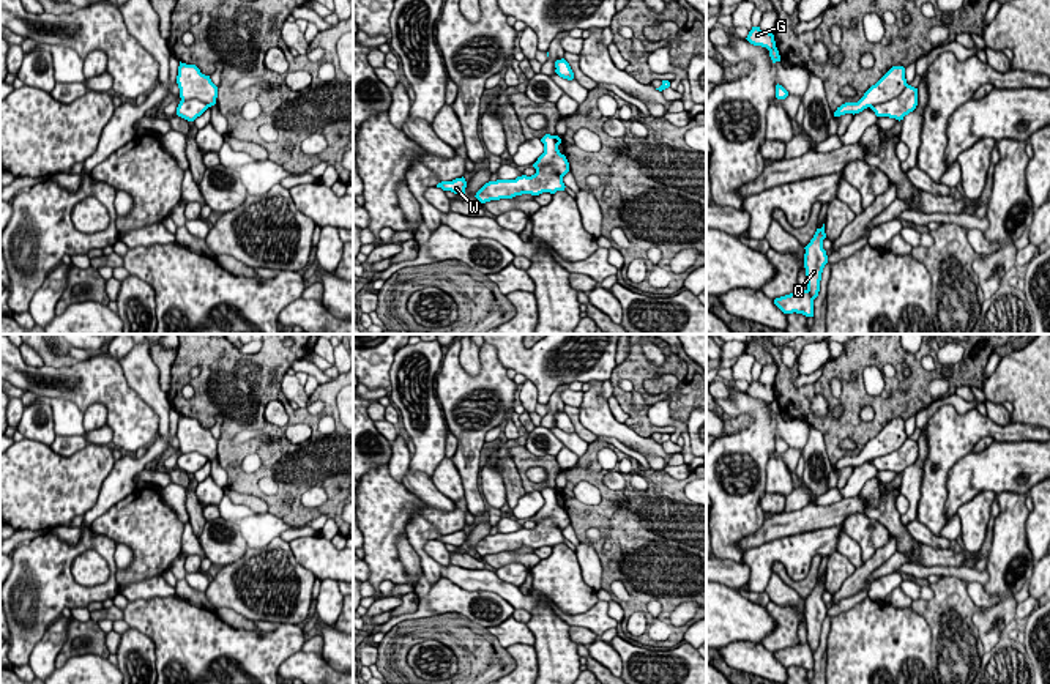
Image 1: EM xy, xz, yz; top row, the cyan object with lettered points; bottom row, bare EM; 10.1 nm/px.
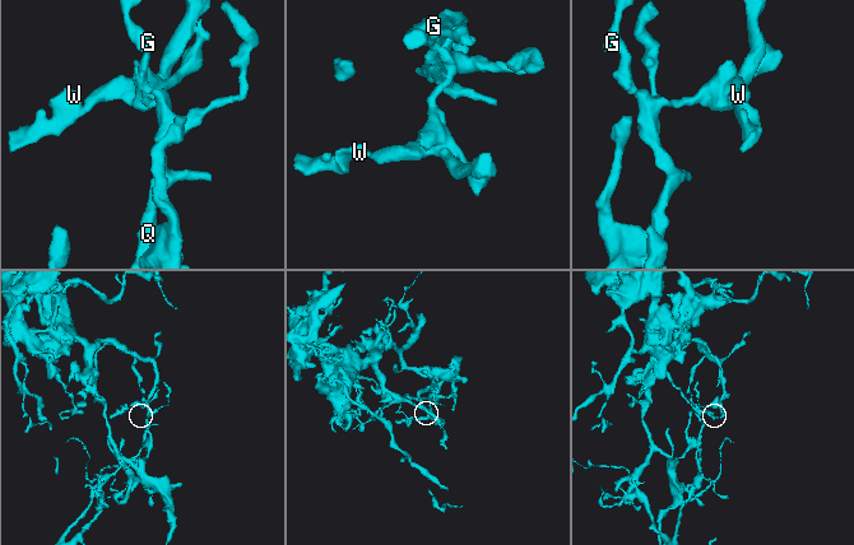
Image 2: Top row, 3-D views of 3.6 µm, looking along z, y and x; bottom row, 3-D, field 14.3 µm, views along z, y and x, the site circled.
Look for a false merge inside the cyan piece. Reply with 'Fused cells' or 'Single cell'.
Fused cells

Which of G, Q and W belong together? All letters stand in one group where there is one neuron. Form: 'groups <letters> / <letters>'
groups G W / Q

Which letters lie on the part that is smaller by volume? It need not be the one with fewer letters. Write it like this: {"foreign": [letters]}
{"foreign": ["Q"]}

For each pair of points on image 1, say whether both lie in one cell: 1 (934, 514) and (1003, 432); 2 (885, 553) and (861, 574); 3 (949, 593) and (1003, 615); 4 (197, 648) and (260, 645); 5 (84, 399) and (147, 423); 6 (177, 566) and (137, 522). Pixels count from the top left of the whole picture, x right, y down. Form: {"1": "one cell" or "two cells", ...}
{"1": "one cell", "2": "one cell", "3": "two cells", "4": "one cell", "5": "one cell", "6": "two cells"}

